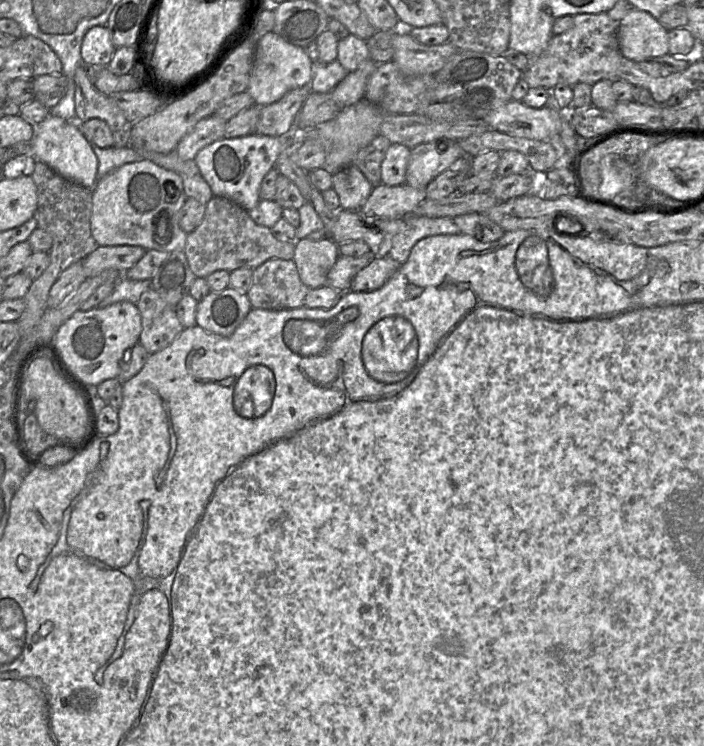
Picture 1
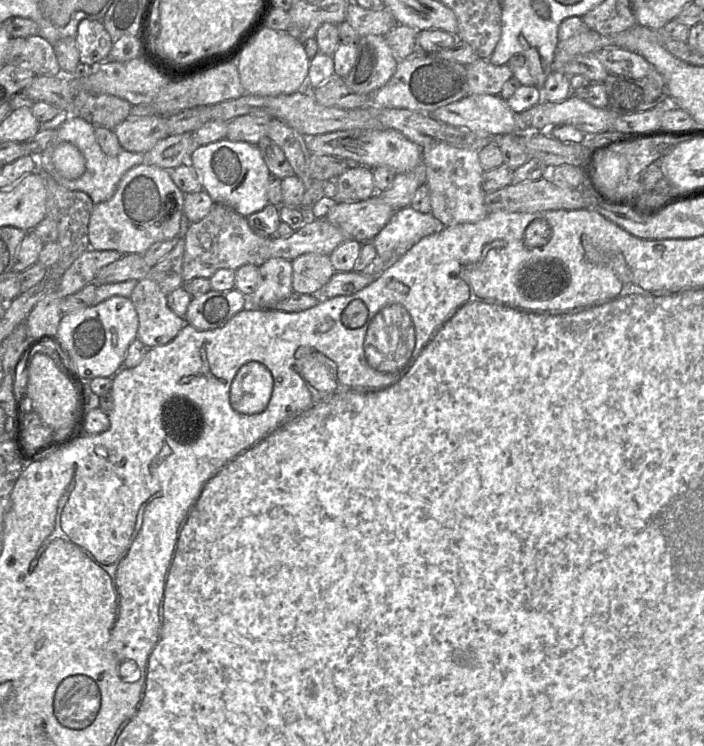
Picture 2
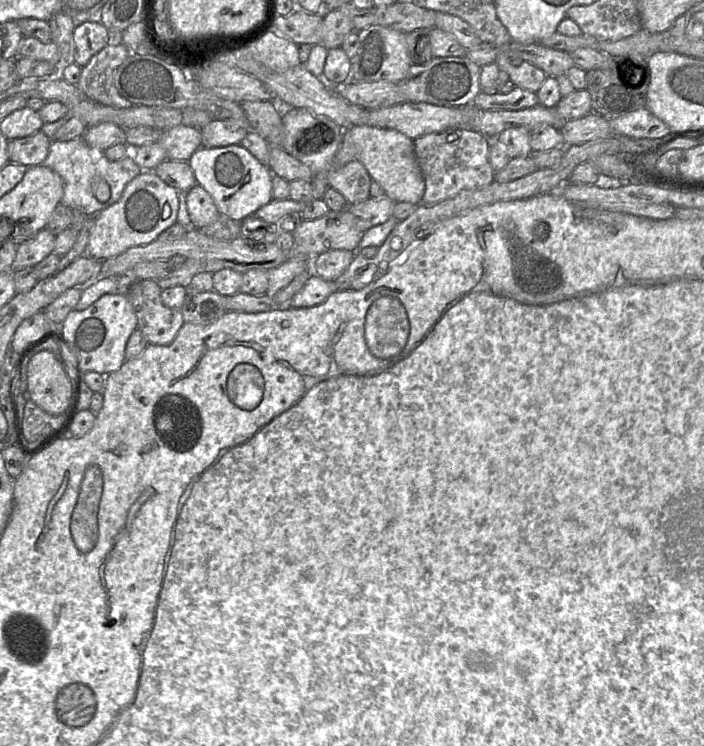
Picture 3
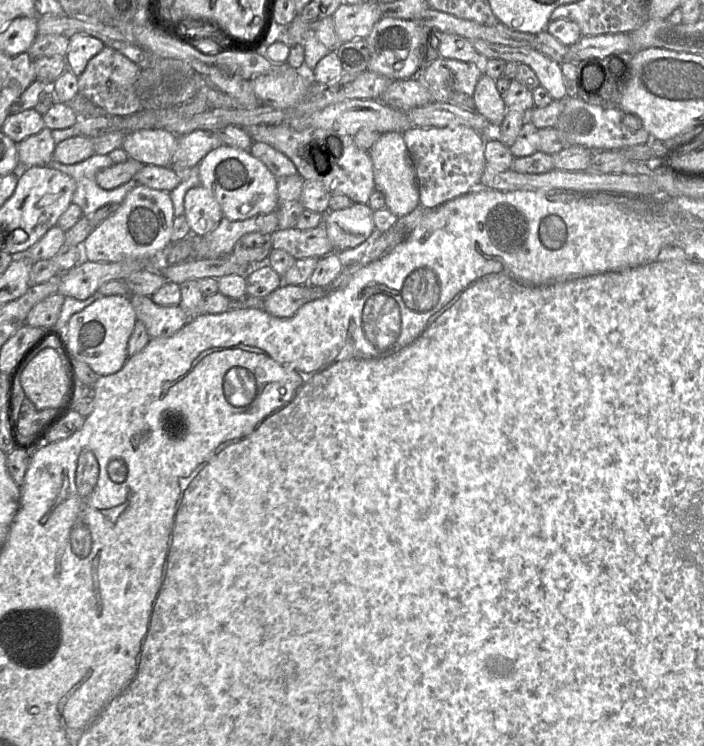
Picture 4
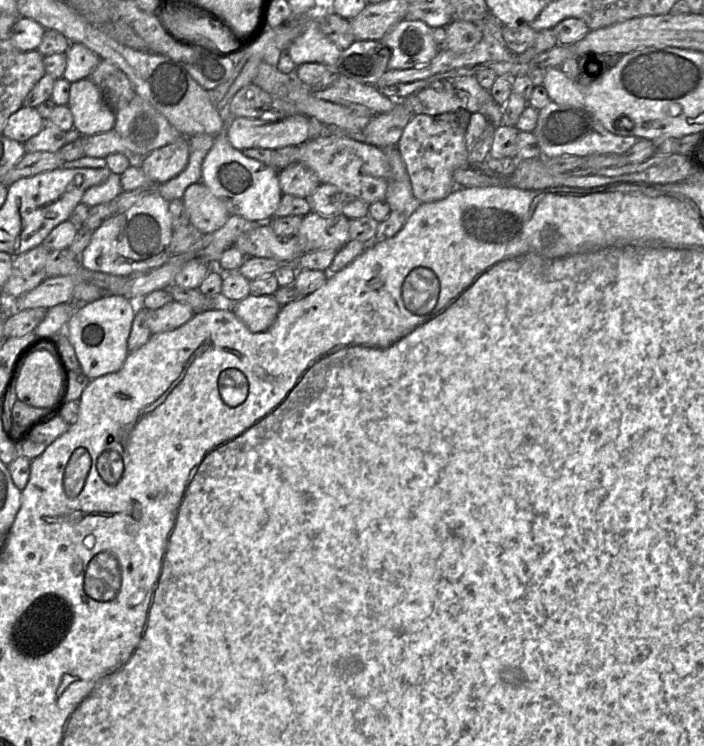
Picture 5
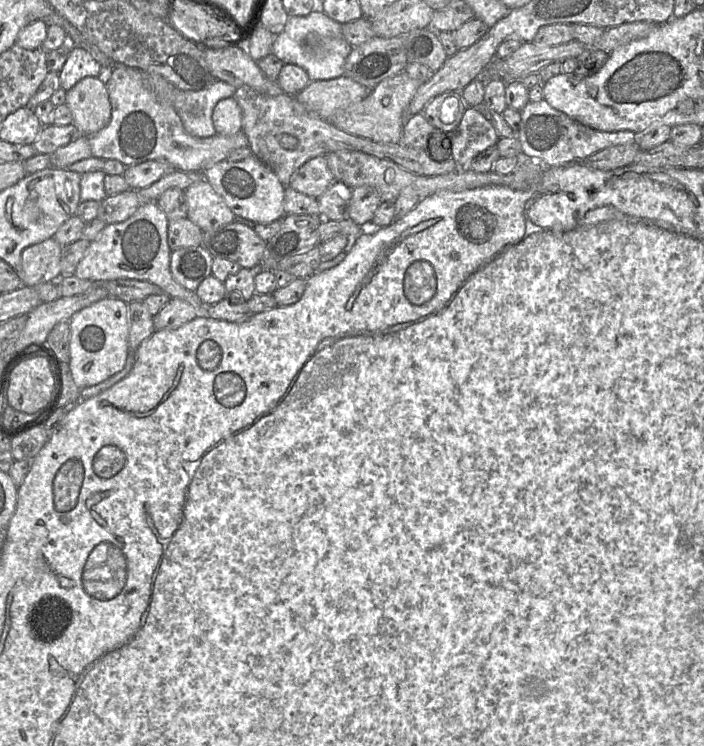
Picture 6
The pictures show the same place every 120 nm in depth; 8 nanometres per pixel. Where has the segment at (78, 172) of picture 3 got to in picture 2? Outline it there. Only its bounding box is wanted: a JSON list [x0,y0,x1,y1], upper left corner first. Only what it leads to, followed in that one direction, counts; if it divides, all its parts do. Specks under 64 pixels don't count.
[36,116,147,204]

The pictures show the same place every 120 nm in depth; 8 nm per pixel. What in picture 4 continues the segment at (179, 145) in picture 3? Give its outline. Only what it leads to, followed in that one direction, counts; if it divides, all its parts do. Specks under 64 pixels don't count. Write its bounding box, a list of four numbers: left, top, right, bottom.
[122,129,179,166]

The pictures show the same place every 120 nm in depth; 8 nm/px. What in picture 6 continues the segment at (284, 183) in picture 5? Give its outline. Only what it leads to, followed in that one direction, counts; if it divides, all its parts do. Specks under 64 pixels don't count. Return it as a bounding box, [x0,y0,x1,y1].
[289,155,335,199]

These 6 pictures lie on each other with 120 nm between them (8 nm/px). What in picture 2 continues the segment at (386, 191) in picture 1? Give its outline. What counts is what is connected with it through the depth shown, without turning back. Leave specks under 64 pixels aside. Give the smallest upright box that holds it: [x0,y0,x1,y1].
[324,194,397,243]

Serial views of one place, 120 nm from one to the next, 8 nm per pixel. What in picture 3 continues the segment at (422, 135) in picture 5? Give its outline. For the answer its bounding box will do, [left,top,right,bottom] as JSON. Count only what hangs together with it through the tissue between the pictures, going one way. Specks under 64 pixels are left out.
[413,128,494,205]

